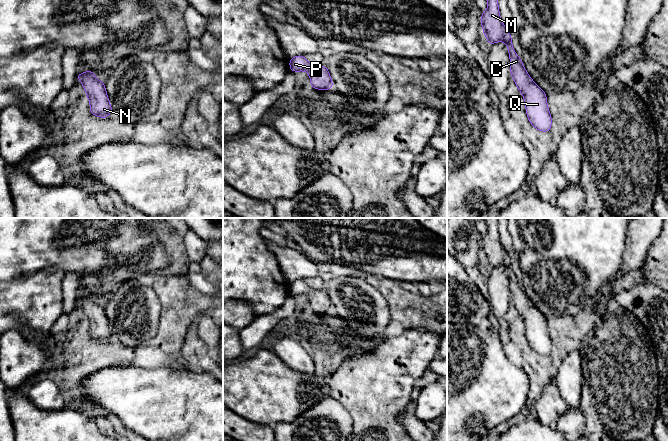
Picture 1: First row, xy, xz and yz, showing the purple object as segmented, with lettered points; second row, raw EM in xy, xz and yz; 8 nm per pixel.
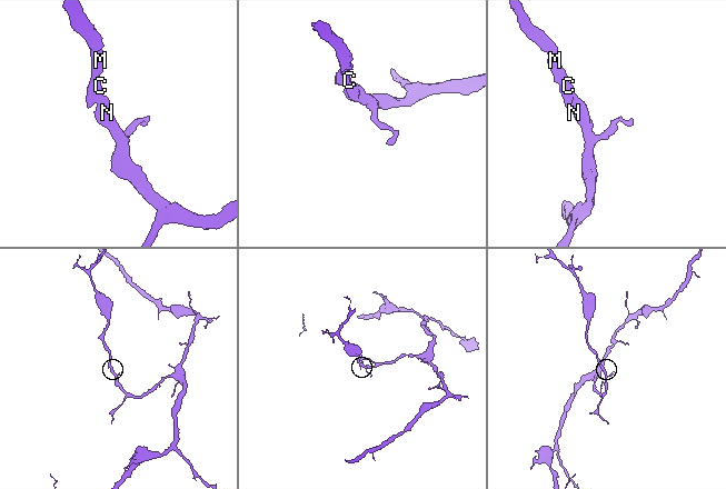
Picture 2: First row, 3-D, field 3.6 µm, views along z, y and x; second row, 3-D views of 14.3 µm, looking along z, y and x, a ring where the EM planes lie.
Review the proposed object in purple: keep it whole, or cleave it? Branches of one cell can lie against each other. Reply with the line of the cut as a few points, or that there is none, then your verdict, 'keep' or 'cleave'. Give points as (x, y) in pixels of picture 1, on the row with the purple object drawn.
no cut; keep

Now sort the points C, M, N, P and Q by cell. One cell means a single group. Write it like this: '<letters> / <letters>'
C M N P Q

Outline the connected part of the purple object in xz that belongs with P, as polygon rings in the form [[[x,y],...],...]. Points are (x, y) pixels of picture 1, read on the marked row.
[[[297,55],[289,60],[291,72],[307,71],[311,80],[311,87],[317,90],[330,90],[333,82],[326,66],[310,64],[303,55]]]

